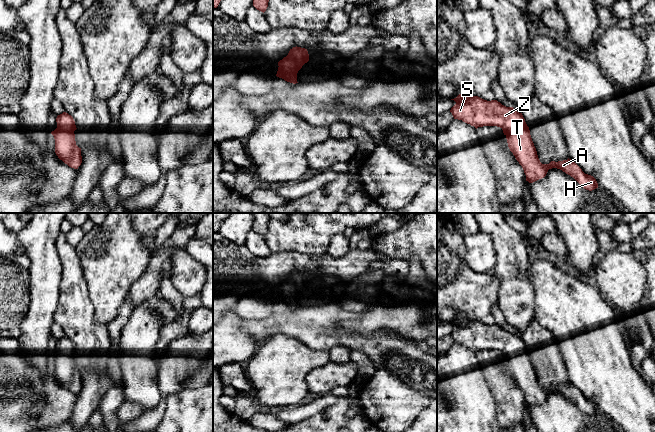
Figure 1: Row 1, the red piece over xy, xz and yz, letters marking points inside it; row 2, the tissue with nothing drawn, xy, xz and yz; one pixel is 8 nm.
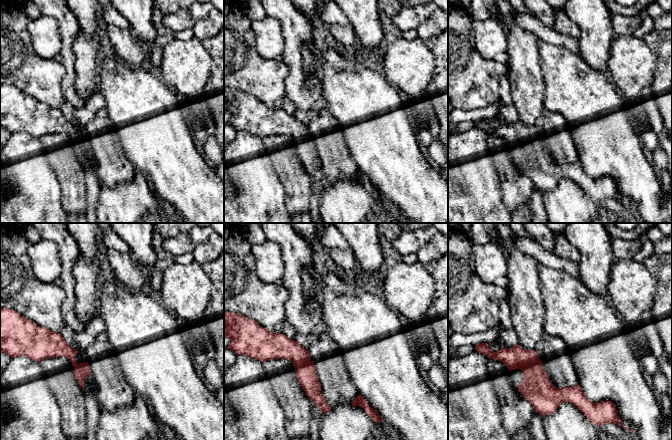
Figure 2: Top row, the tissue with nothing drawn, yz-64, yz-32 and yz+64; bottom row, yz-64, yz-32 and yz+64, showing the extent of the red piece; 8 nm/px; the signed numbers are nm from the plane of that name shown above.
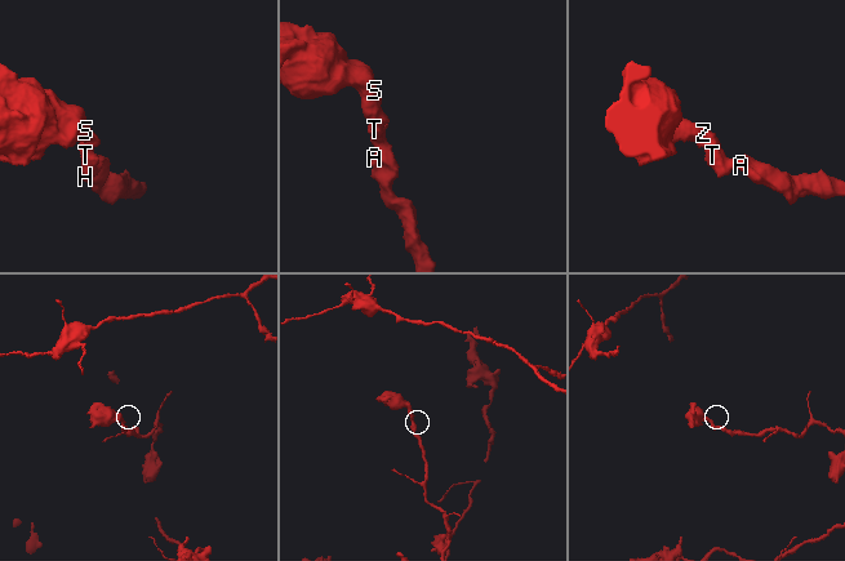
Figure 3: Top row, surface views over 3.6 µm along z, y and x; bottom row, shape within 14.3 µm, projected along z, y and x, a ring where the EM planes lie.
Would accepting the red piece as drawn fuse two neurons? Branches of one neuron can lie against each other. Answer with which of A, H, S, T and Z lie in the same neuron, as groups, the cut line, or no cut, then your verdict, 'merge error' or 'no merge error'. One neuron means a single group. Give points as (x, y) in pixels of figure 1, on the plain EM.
groups A H S T Z; cut none; no merge error

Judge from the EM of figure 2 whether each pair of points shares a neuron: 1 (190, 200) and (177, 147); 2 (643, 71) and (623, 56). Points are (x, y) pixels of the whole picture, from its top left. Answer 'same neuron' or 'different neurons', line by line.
1: same neuron
2: same neuron

